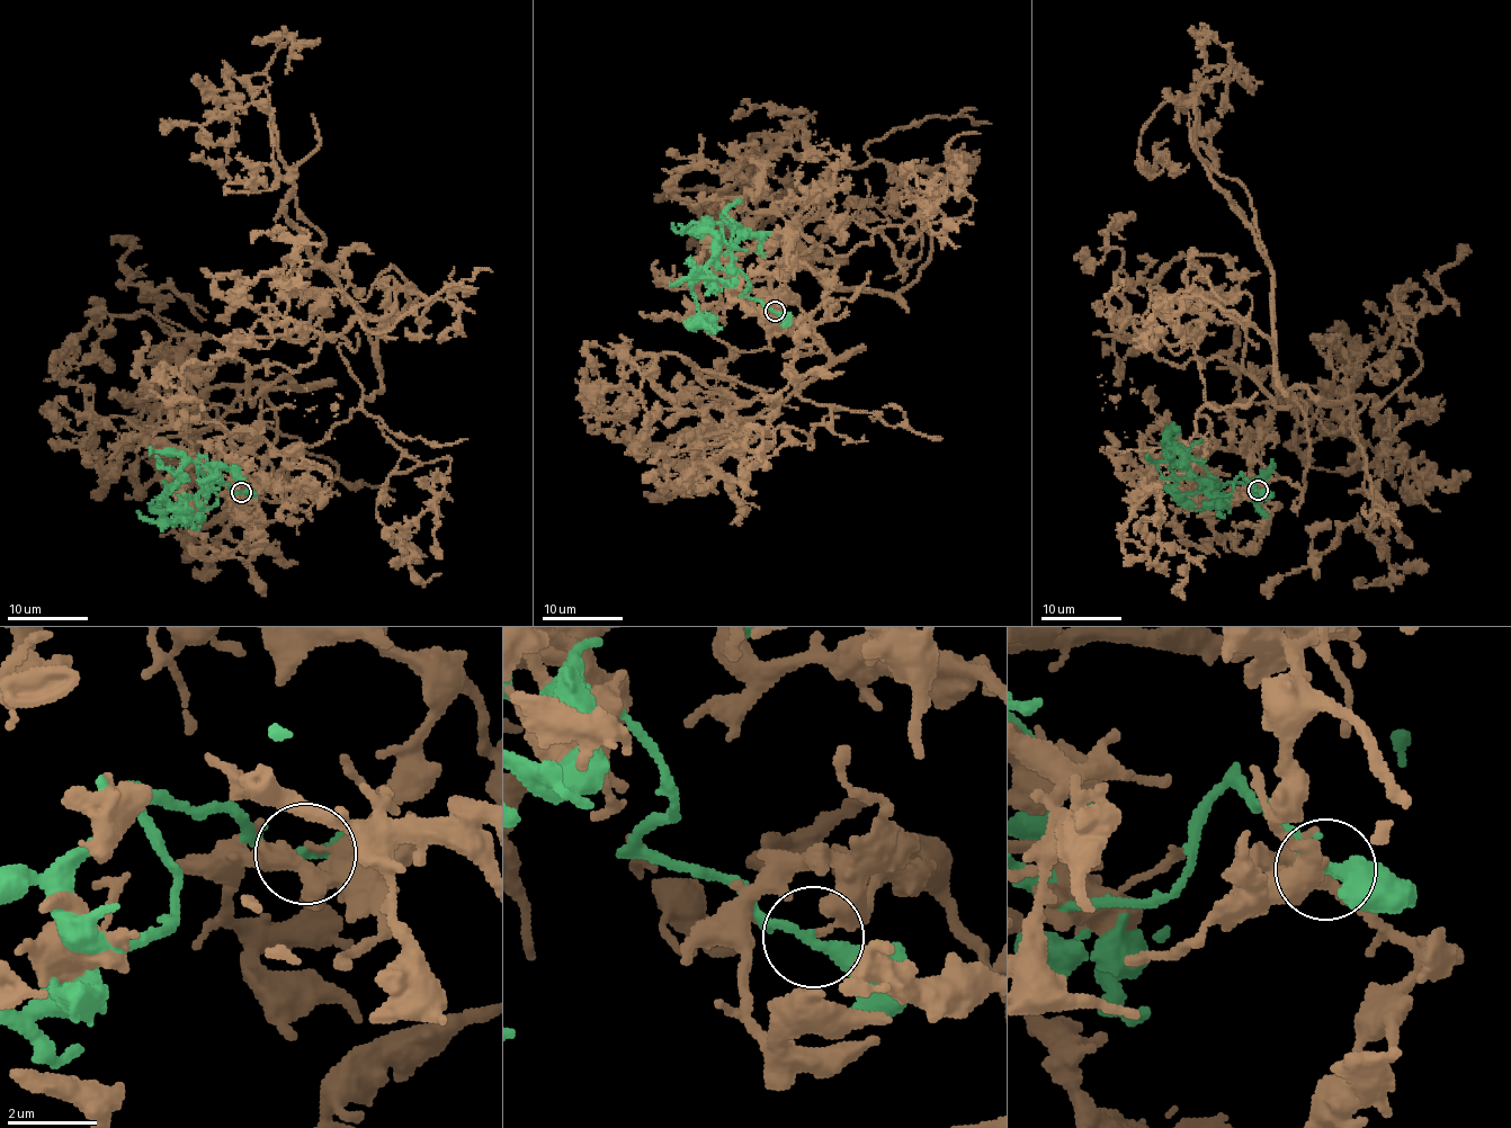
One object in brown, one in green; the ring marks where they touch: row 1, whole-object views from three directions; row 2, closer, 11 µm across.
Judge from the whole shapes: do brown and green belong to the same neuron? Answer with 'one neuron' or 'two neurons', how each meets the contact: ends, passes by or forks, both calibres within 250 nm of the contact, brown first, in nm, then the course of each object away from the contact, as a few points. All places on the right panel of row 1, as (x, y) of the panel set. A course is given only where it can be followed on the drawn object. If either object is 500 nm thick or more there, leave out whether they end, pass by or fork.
two neurons; brown ends; green passes by; calibres 240 and 280 nm; course brown (1257, 490), (1161, 442), (1215, 448), (1149, 287), (1275, 357), (1187, 103), (1141, 168), (1168, 139); course green (1257, 490), (1240, 476), (1231, 493), (1212, 495), (1208, 483), (1203, 486), (1250, 484), (1257, 499), (1268, 500)

